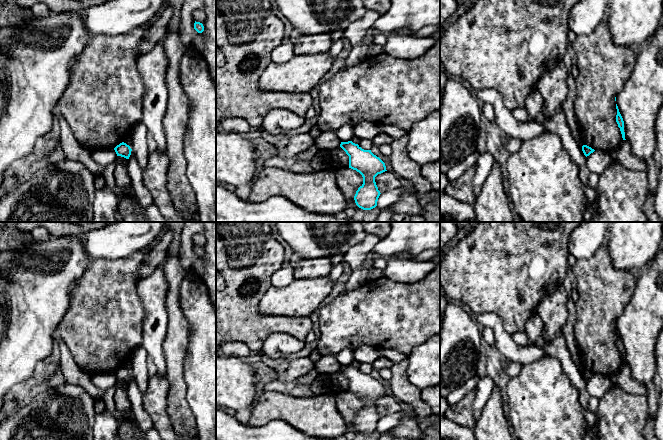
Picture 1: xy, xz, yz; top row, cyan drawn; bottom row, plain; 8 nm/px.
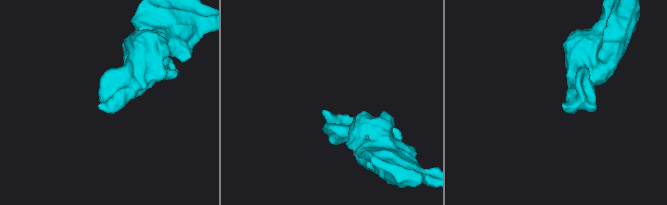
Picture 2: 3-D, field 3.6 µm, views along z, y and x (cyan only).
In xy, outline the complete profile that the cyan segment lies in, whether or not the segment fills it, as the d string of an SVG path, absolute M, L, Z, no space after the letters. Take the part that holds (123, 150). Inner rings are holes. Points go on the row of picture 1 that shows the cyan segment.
M122 142L119 145L117 145L114 148L117 156L121 156L124 157L126 159L129 159L130 155L131 155L131 151L132 149L130 148L129 145L127 145L126 143Z

